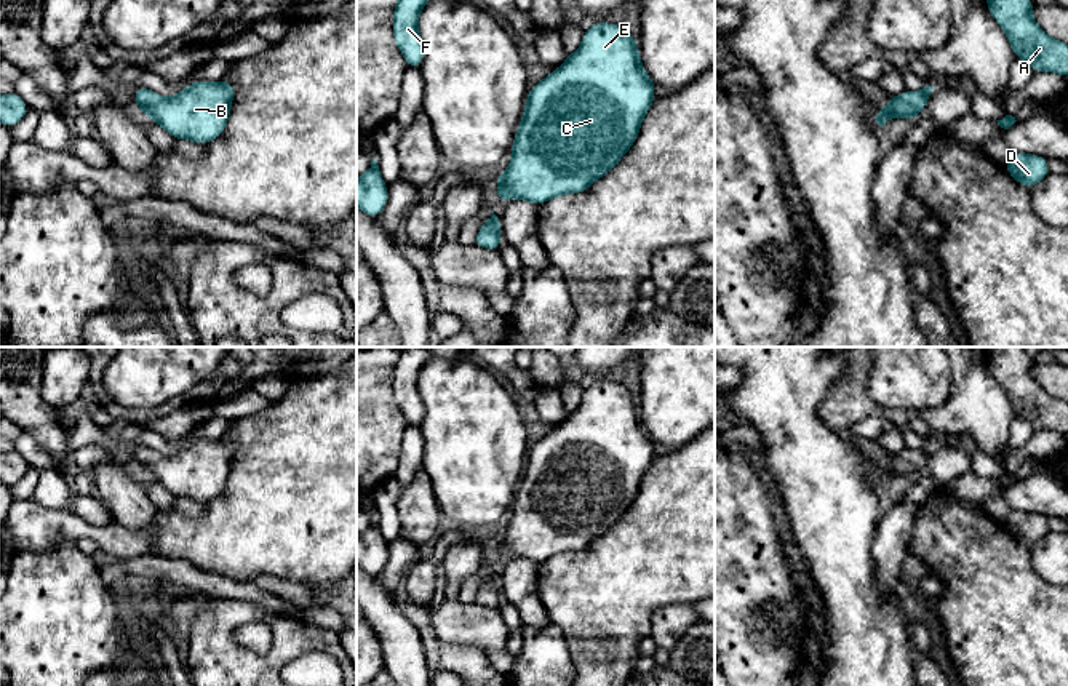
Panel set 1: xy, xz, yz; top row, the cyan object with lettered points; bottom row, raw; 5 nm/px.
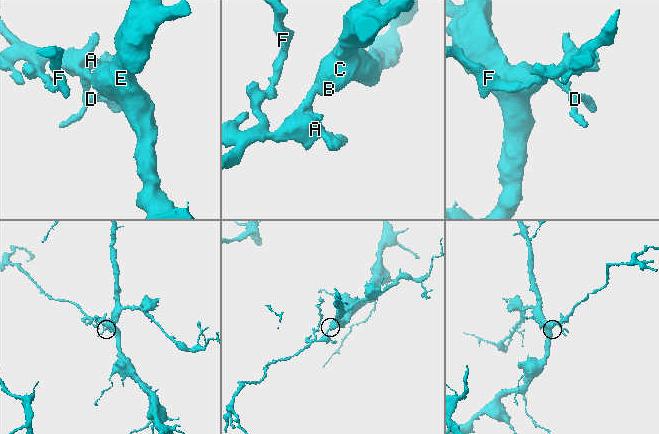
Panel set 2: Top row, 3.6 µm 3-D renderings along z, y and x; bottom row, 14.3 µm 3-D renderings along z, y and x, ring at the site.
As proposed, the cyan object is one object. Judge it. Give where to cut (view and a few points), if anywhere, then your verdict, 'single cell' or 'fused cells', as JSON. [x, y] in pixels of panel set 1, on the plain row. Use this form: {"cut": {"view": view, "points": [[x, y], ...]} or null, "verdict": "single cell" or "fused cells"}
{"cut": null, "verdict": "single cell"}

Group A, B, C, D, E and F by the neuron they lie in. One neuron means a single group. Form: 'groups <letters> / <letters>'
groups A B C D E F

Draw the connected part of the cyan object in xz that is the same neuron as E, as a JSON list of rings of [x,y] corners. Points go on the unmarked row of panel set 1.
[[[596,381],[584,390],[580,406],[528,449],[510,523],[496,536],[496,555],[542,563],[560,553],[585,550],[630,509],[656,459],[654,449],[633,393],[622,384]]]

